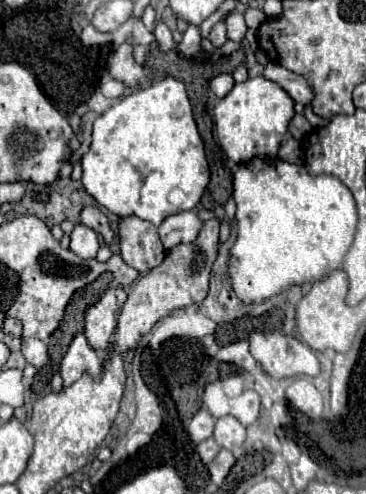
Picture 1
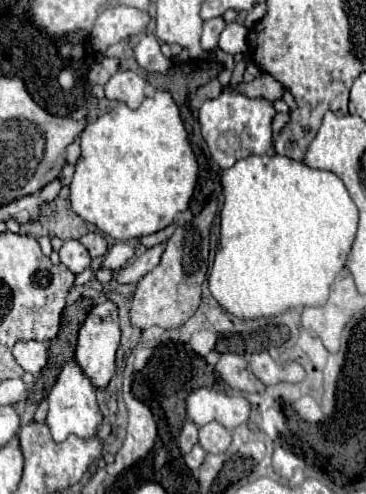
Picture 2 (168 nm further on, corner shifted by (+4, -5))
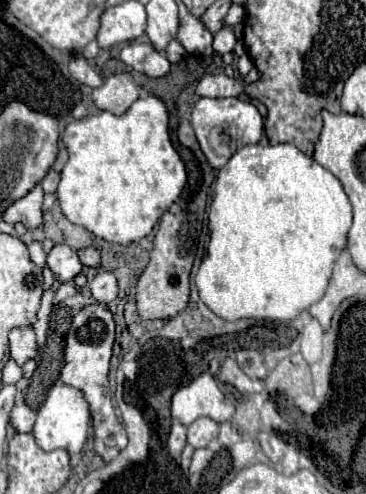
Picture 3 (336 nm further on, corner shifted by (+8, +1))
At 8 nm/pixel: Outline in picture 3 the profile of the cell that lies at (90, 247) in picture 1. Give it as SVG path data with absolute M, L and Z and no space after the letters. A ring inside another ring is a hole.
M54 245L54 249L50 251L50 257L48 257L48 267L52 269L54 277L60 279L60 281L70 281L74 279L80 271L82 271L82 263L78 259L78 253L76 249L72 249L70 245Z

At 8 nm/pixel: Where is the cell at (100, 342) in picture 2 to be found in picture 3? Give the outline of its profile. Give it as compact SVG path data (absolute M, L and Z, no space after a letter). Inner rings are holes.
M88 305L72 319L72 327L66 335L64 367L60 371L60 379L72 387L82 389L90 403L90 413L94 419L94 445L96 445L96 453L104 461L112 461L126 447L126 433L116 419L112 399L106 389L112 345L114 345L114 319L110 309L104 305Z

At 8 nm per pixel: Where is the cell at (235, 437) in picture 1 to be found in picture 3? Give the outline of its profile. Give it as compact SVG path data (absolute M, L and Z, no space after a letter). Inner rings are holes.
M200 417L196 419L192 425L188 425L188 443L192 447L208 447L208 443L212 439L218 437L220 425L208 417Z

